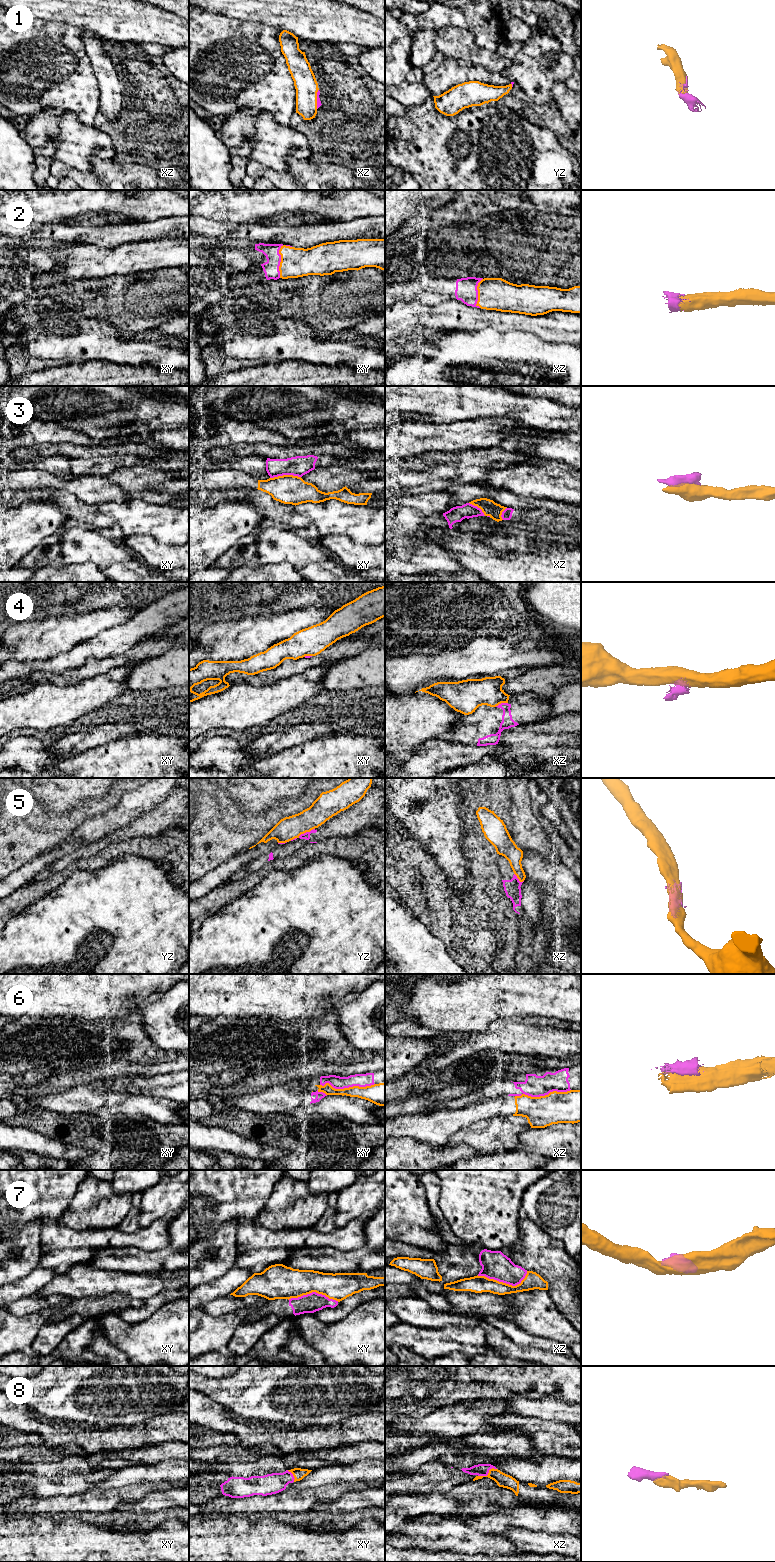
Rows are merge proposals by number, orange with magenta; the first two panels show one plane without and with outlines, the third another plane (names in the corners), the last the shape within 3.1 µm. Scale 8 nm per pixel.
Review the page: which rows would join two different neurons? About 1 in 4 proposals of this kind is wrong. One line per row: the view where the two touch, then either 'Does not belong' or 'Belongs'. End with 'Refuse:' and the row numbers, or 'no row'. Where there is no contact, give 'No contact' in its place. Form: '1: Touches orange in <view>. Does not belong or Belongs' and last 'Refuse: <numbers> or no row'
1: Touches orange in xz. Belongs
2: Touches orange in xy. Belongs
3: Touches orange in xy. Does not belong
4: Touches orange in xz. Does not belong
5: Touches orange in yz. Does not belong
6: Touches orange in xz. Does not belong
7: Touches orange in xz. Does not belong
8: Touches orange in xz. Belongs
Refuse: 3, 4, 5, 6, 7

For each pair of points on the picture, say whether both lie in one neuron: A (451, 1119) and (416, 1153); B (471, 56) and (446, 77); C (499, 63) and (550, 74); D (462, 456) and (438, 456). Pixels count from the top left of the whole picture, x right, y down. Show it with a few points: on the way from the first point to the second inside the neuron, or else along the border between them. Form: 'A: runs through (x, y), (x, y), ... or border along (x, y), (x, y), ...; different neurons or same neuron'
A: border along (403, 1137), (412, 1137), (435, 1146), (445, 1146); different neurons
B: border along (446, 56), (462, 64), (479, 65), (484, 69); different neurons
C: border along (511, 60), (511, 63), (501, 72); different neurons
D: runs through (456, 456), (444, 456); same neuron

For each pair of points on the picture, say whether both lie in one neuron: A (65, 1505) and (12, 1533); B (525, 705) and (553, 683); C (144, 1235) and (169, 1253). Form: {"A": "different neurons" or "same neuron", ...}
{"A": "different neurons", "B": "different neurons", "C": "different neurons"}

